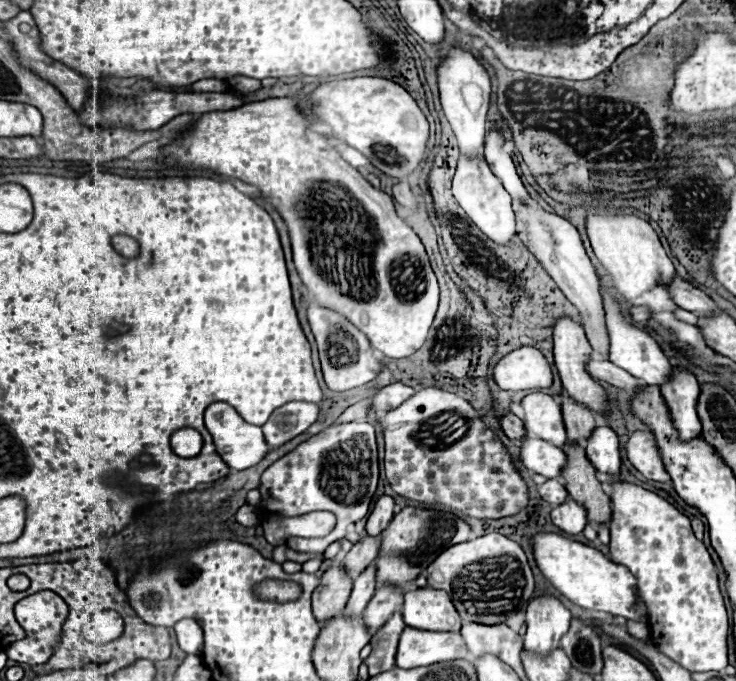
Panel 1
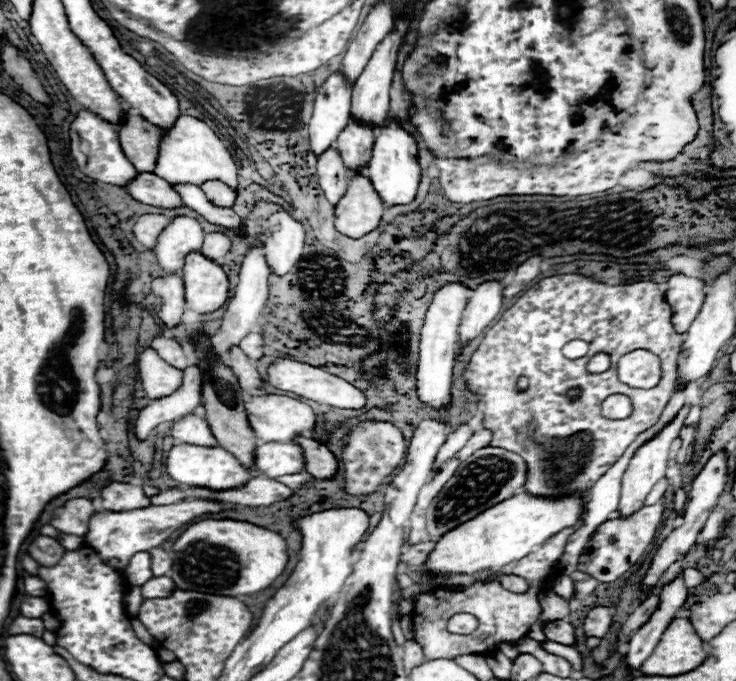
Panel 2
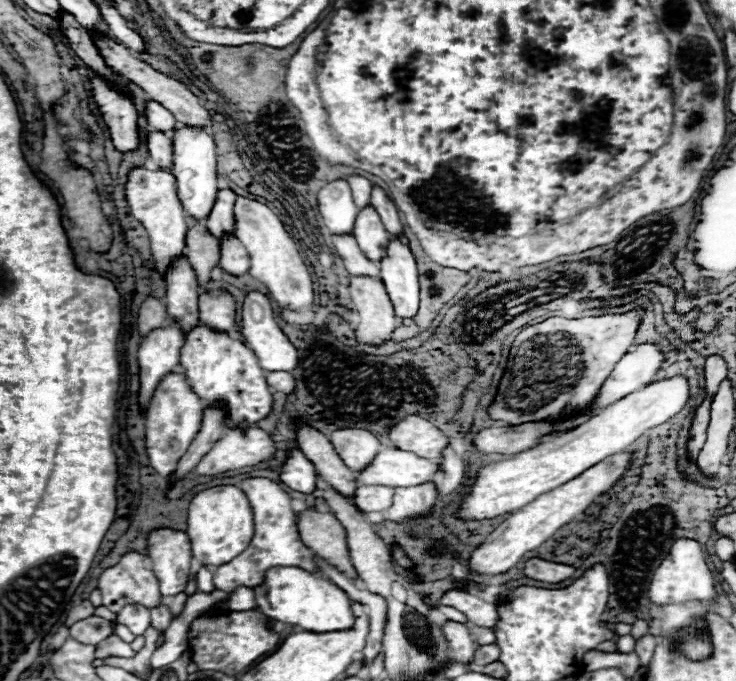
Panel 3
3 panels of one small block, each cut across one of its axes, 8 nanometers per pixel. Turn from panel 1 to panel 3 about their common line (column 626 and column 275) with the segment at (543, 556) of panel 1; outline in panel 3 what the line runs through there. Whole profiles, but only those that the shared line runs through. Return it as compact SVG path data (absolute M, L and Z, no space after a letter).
M274 568L266 572L264 584L254 588L256 604L262 614L272 620L280 620L288 626L300 626L308 632L324 634L336 630L350 630L354 626L352 602L344 590L330 580L304 572L302 568Z

